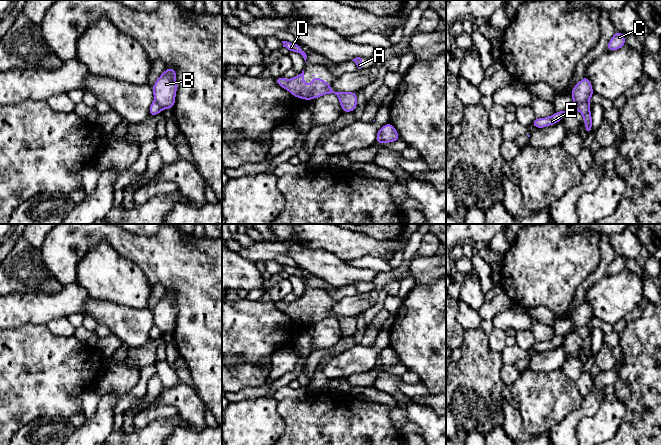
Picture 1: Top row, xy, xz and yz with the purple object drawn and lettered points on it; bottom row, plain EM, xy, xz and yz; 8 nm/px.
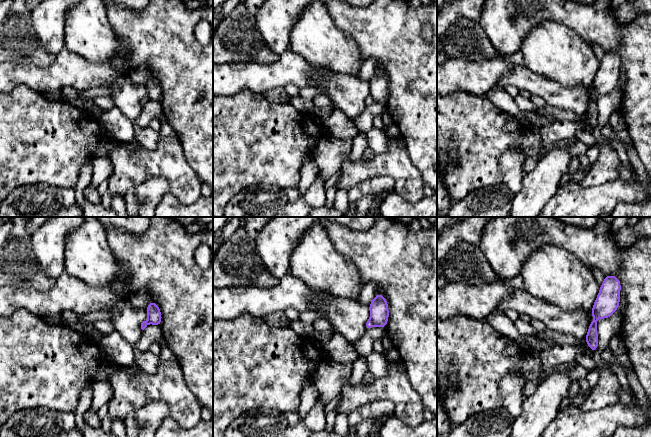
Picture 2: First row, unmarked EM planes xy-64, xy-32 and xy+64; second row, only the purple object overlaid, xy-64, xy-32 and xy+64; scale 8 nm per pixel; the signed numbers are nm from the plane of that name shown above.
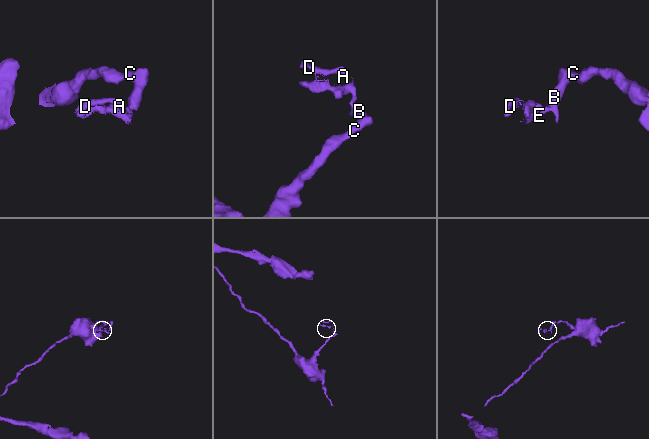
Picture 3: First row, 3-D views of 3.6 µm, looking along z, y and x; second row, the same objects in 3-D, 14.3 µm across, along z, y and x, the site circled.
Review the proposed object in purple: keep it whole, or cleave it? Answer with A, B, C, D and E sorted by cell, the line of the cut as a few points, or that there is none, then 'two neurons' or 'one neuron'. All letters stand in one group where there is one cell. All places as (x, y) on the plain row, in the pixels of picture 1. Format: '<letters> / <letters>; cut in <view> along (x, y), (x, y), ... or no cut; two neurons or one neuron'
A D E / B C; cut in xz along (379, 353), (381, 367); two neurons

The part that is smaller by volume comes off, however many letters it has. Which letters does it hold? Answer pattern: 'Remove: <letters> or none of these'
Remove: A, D, E

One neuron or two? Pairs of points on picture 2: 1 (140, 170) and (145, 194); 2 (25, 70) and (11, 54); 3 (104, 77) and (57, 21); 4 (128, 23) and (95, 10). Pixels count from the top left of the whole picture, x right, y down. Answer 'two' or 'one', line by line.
1: two
2: two
3: one
4: two

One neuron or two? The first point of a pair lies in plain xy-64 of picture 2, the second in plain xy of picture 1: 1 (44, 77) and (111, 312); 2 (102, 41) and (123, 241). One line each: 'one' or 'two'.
1: two
2: two

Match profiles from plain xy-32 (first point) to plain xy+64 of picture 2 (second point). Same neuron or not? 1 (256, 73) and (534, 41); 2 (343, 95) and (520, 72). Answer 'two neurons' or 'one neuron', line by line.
1: two neurons
2: one neuron

